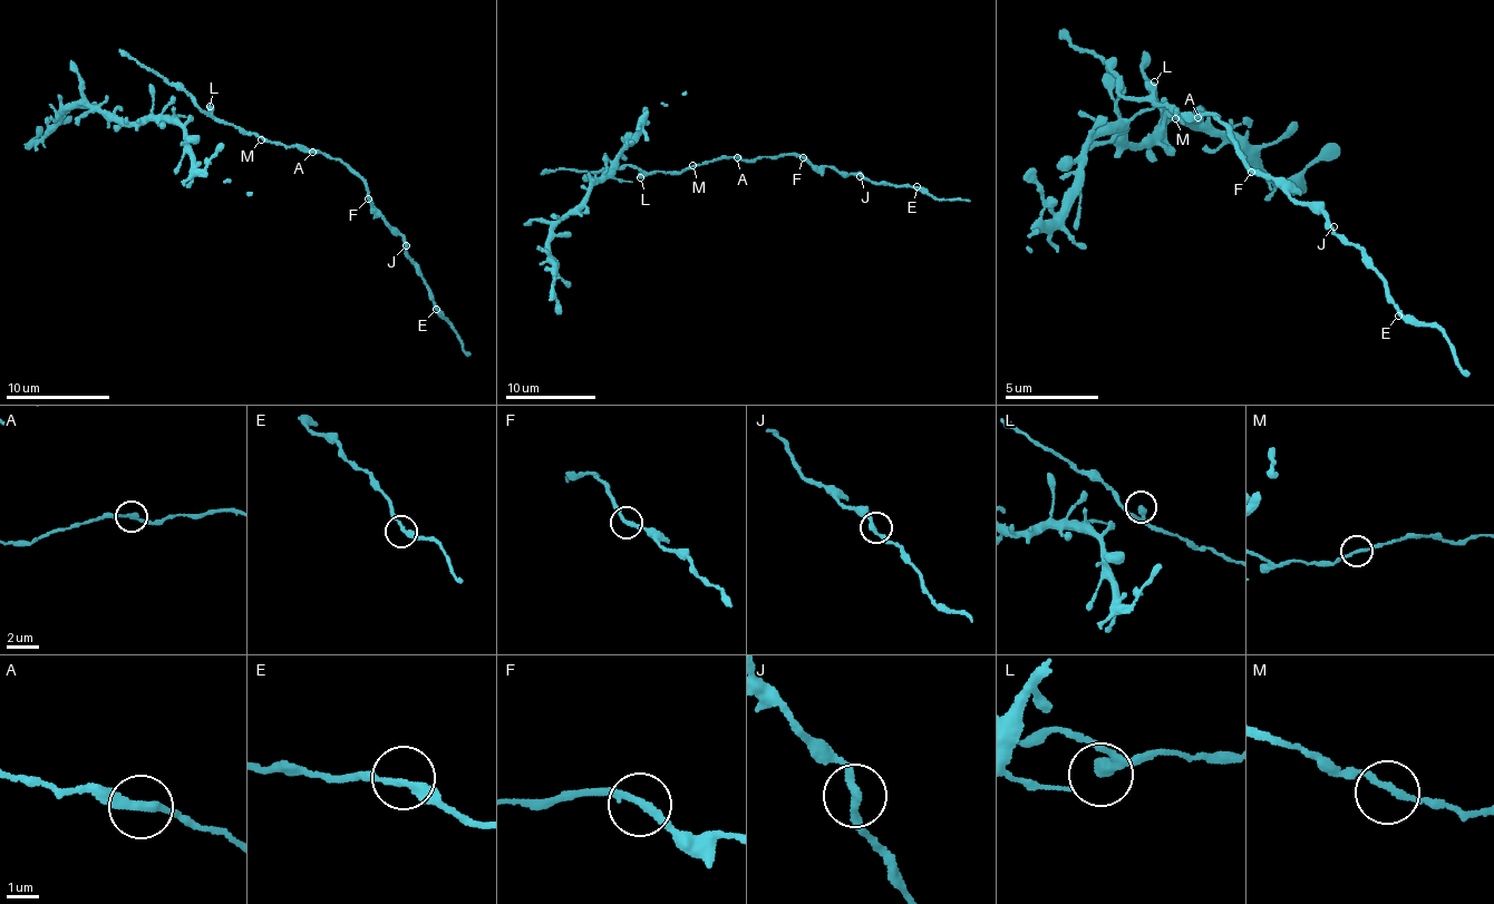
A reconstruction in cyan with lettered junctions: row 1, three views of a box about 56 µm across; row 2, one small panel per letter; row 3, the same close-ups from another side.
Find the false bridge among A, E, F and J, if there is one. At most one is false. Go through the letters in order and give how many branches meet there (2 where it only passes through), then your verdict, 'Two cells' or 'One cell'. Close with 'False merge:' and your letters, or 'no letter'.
A: Branches: 2. One cell
E: Branches: 2. One cell
F: Branches: 2. One cell
J: Branches: 2. One cell
False merge: no letter

